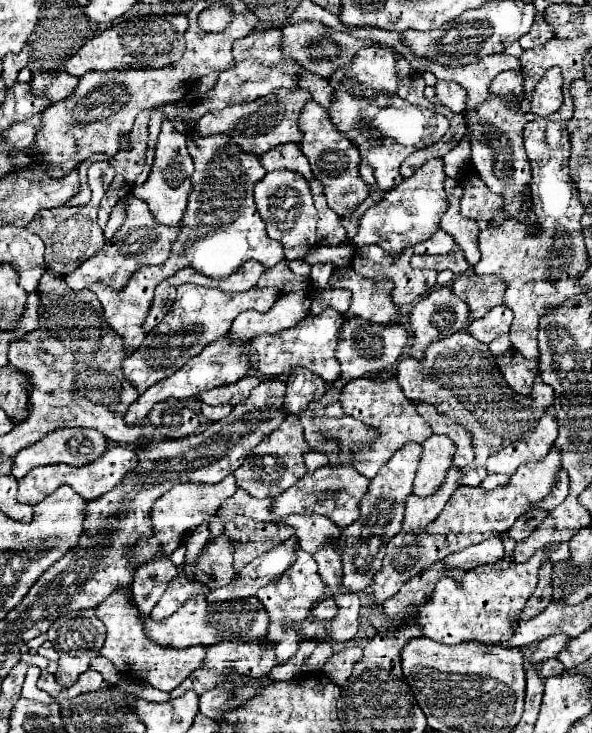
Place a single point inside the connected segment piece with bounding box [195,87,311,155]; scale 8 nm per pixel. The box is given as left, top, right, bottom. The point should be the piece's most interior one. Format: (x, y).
(257, 126)

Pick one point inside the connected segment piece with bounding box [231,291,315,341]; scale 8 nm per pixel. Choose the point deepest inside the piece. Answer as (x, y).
(290, 308)

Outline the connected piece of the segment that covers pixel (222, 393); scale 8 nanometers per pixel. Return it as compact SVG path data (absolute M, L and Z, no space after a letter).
M245 375L243 379L239 379L237 383L231 383L231 385L221 385L217 389L211 389L211 391L205 391L205 393L199 393L197 399L207 403L207 405L223 405L223 403L229 403L229 405L237 405L241 403L243 399L249 397L251 389L257 387L261 383L261 379L257 375Z

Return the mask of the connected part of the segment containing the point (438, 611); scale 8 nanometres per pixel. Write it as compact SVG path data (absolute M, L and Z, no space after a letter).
M551 545L537 549L537 553L527 563L515 561L495 561L493 565L481 565L465 573L463 581L457 583L443 577L425 607L419 611L419 623L423 625L423 635L433 641L453 645L463 641L485 641L503 643L513 637L511 621L515 621L525 609L533 589L537 587L537 575L541 565L551 557Z

